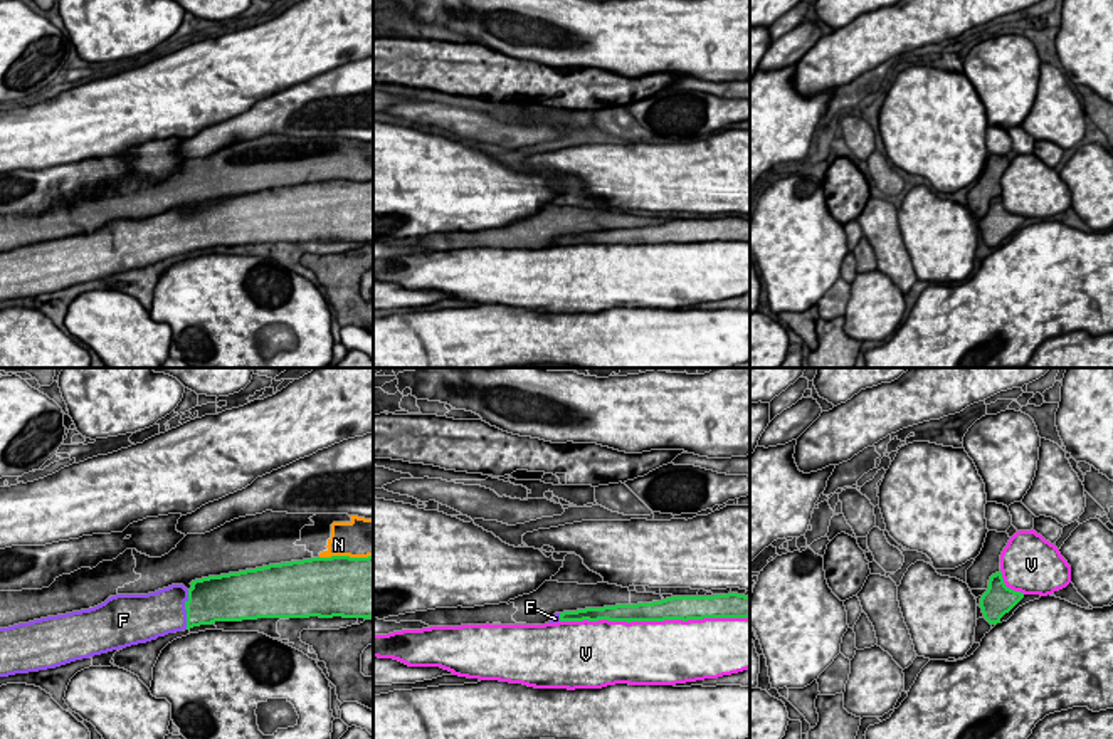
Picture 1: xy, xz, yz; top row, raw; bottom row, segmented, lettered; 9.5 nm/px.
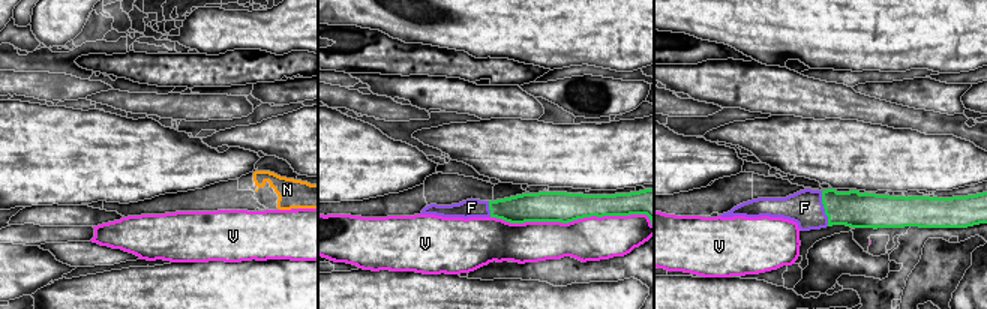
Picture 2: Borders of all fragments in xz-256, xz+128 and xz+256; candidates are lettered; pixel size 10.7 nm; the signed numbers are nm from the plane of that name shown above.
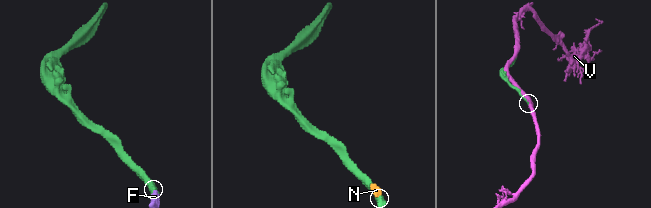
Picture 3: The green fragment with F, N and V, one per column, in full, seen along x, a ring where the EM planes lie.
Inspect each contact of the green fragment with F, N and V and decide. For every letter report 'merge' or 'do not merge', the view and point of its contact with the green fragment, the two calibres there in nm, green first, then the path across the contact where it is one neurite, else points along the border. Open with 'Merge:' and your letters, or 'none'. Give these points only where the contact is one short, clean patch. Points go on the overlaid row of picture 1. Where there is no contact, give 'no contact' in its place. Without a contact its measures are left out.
Merge: F
F: merge; meets green in xy at (185, 608); 420 nm thick on the green side, 420 nm on the other
N: do not merge; meets green in xy at (345, 556); 500 nm thick on the green side, 380 nm on the other
V: do not merge; meets green in xz at (654, 620); 220 nm thick on the green side, 480 nm on the other

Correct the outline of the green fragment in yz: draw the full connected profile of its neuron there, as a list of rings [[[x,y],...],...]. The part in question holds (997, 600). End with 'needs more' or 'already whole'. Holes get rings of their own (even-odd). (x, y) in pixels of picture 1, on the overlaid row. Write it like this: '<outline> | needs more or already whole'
[[[1002,571],[995,573],[989,579],[989,588],[980,598],[980,608],[984,618],[992,625],[1000,623],[1000,618],[1009,613],[1021,600],[1024,593],[1014,591],[1005,586]]] | already whole

